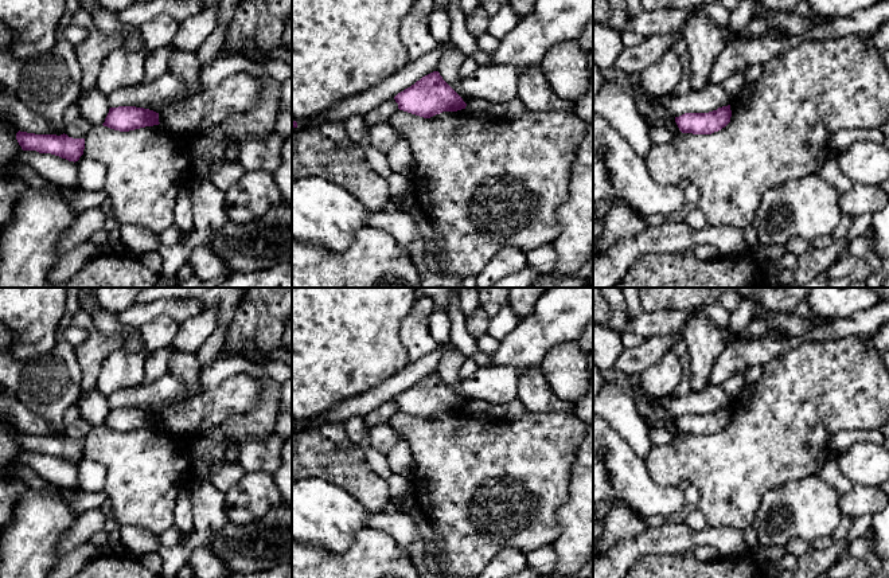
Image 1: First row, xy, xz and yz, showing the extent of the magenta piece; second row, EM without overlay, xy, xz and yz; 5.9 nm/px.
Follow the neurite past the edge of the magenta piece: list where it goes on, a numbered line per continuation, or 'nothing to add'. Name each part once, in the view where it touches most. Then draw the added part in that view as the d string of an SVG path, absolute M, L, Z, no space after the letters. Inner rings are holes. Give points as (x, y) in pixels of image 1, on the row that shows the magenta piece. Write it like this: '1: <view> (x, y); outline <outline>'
nothing to add

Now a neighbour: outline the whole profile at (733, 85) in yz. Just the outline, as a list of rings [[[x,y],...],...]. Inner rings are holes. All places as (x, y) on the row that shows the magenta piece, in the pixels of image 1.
[[[736,73],[732,74],[729,78],[726,78],[722,83],[726,94],[733,101],[736,99],[741,91],[744,90],[746,81],[744,73]]]

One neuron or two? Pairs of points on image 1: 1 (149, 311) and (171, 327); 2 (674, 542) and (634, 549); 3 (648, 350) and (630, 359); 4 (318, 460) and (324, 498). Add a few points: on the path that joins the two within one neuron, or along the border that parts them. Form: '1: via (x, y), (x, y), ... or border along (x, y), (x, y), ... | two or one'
1: border along (179, 323), (167, 316), (158, 316), (139, 329) | two
2: via (665, 542), (643, 545) | one
3: via (644, 354), (634, 359) | one
4: border along (305, 476), (326, 479), (350, 493) | two

